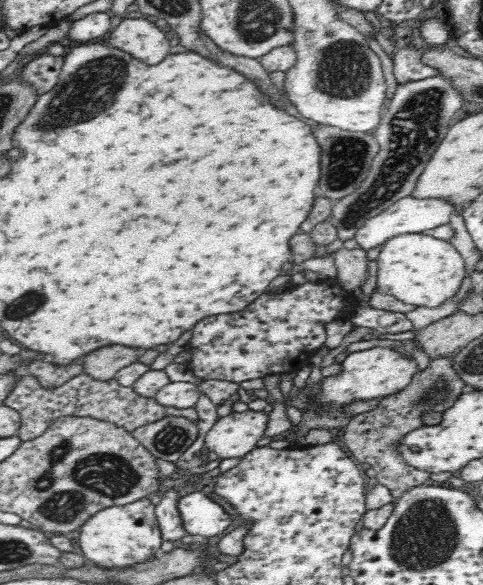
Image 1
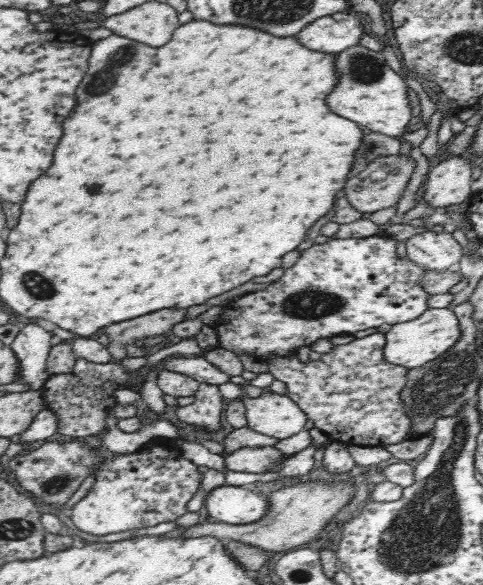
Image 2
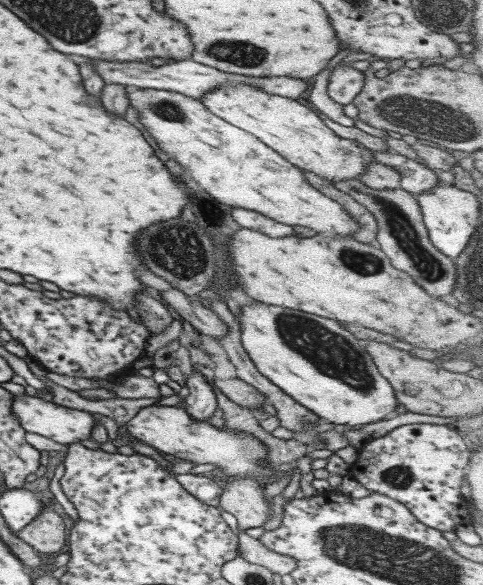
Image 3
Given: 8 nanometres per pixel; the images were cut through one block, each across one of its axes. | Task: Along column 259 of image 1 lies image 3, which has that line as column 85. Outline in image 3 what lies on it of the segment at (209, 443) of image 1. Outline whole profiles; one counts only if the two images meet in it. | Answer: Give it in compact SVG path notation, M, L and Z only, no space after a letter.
M25 393L22 396L12 396L12 414L18 419L23 432L34 432L65 446L89 439L93 426L98 424L90 413L44 402L39 396L27 396Z

